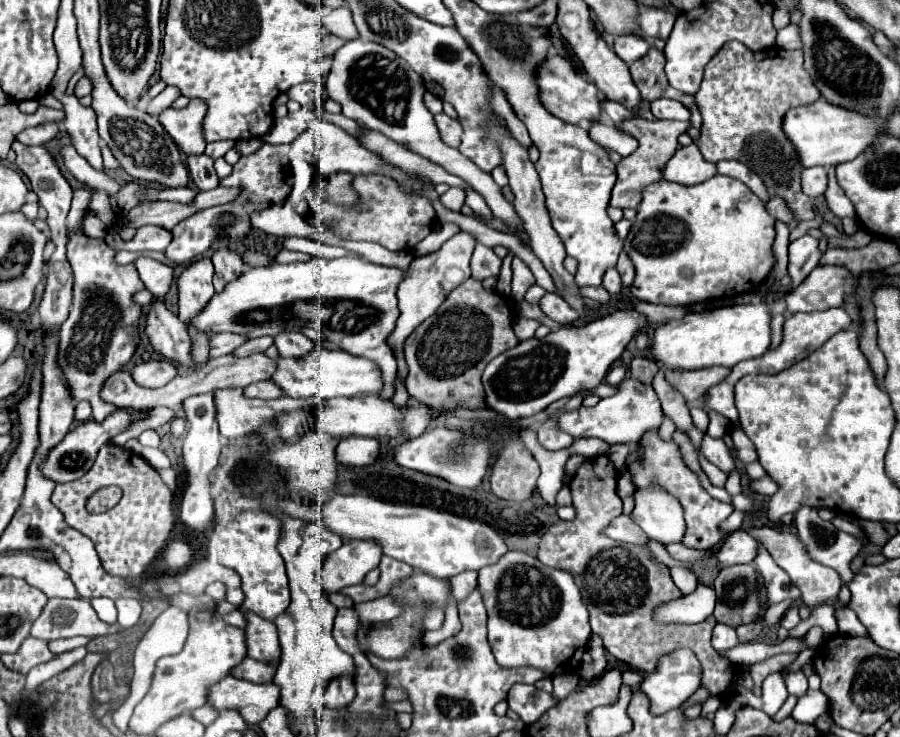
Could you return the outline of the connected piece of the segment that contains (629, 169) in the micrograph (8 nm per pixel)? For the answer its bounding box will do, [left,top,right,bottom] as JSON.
[610,118,688,208]

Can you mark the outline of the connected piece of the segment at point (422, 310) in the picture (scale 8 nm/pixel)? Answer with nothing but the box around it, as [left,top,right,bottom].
[390,232,476,346]

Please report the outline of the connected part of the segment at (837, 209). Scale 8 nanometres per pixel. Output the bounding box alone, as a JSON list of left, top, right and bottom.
[824,166,856,218]

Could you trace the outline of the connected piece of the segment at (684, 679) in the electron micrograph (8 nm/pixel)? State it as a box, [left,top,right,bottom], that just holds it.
[642,648,702,716]

